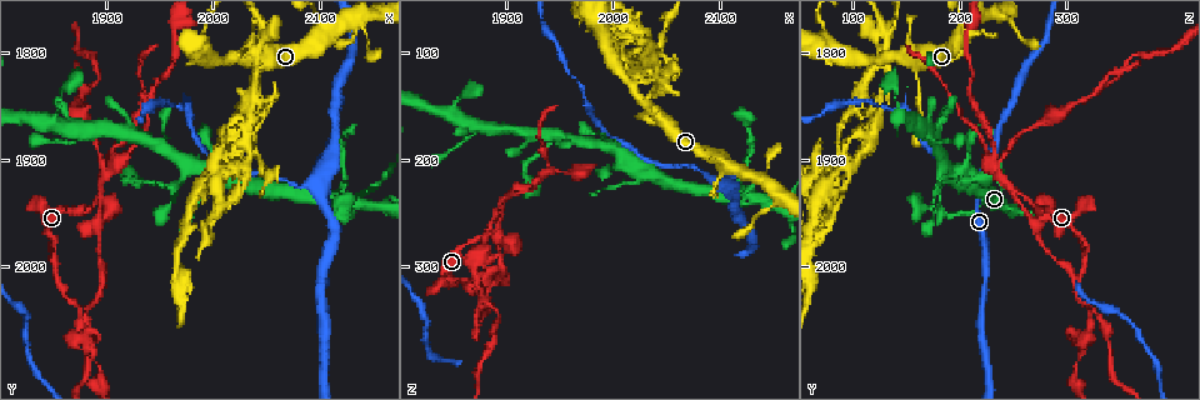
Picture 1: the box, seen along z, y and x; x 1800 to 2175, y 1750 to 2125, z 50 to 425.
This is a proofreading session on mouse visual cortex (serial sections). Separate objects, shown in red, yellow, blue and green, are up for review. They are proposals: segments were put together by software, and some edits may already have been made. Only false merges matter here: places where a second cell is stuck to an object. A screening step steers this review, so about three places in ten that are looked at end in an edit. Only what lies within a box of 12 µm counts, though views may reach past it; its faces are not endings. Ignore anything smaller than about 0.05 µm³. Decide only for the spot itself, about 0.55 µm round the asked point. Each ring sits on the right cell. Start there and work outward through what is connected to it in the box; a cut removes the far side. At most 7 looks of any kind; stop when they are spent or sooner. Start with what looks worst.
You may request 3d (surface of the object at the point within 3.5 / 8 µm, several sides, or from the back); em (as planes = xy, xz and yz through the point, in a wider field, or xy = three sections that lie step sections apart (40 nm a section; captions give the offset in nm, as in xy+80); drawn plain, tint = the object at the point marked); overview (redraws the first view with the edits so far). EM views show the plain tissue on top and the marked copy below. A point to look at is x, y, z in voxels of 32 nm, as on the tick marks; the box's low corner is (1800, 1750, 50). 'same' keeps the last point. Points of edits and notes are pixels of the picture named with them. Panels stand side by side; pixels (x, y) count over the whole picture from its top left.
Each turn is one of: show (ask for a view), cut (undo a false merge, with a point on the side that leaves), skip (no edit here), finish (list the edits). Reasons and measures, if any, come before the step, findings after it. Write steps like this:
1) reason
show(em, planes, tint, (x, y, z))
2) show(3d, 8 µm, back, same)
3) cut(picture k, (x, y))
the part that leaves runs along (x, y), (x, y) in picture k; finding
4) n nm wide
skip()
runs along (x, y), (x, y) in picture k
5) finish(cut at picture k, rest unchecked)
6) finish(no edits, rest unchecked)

arms run side by side
show(3d, 8 µm, back, (1896, 1916, 240))

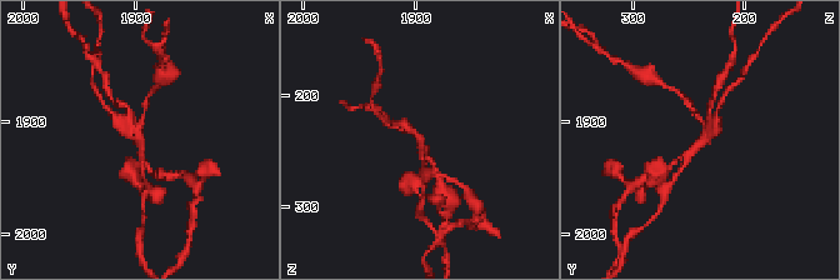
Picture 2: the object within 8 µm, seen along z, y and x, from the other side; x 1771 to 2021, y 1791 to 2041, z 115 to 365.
zoom in
show(3d, 3.5 µm, (1896, 1914, 240))

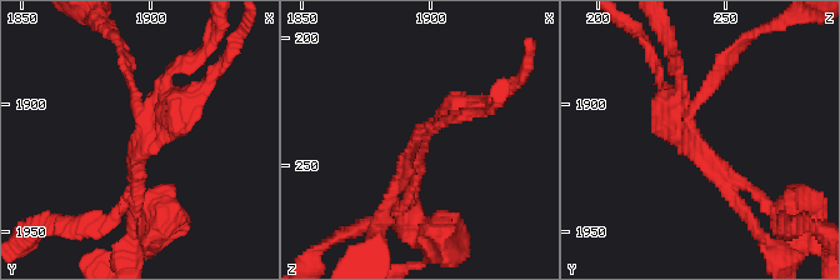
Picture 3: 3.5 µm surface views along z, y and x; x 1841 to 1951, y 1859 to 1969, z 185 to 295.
4 arms; arms of 150, 150, 250, 250 nm
show(em, xy, step 5, tint, (1897, 1915, 239))

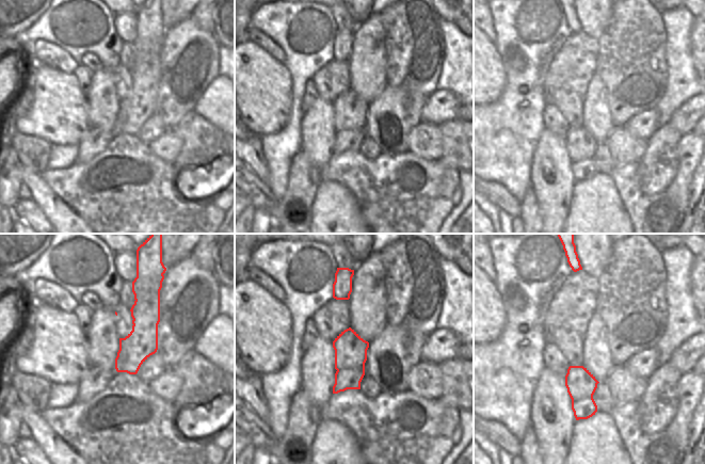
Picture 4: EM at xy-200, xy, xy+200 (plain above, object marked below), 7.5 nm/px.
cut(picture 3, (156, 208))
border along (364, 367), (343, 367), (337, 370) in picture 4; two cells meet here

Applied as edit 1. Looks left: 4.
show(overview)

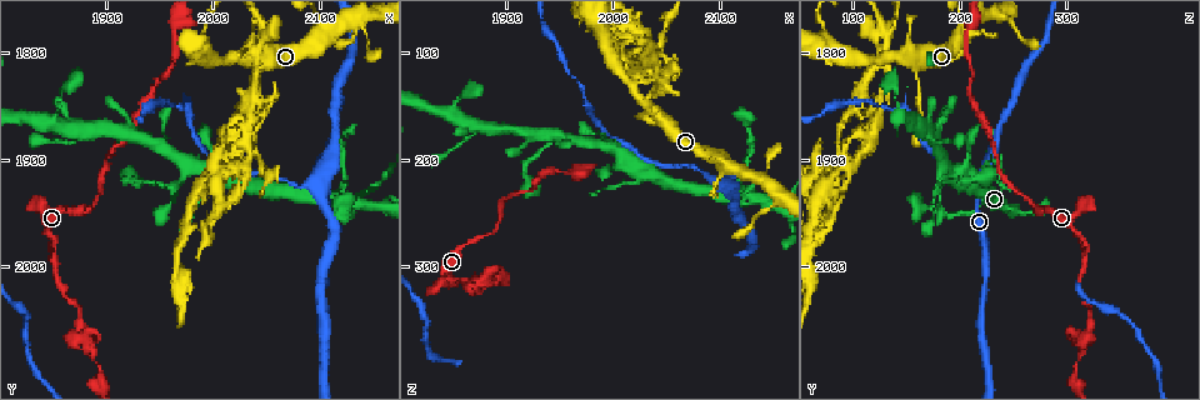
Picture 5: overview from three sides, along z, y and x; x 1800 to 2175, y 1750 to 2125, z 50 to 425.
show(3d, 3.5 µm, (1964, 1926, 180))

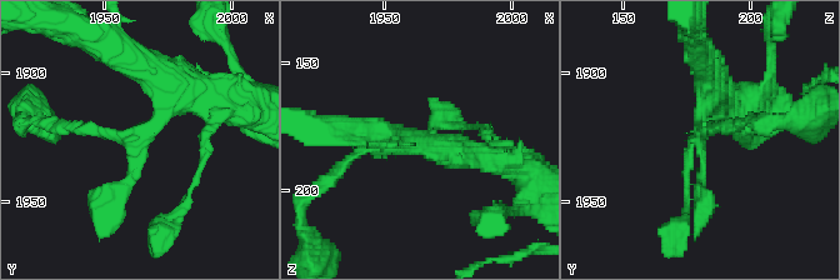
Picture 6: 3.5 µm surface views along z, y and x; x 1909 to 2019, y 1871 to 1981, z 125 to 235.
shape alone is not enough
show(em, xy, step 3, tint, (1963, 1925, 180))

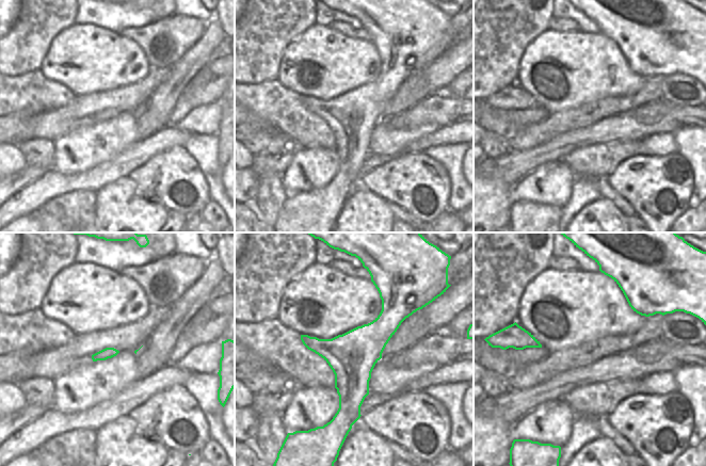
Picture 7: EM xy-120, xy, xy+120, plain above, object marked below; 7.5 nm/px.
skip()
all the same cell

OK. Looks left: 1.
finish(cut at picture 3, rest unchecked)

